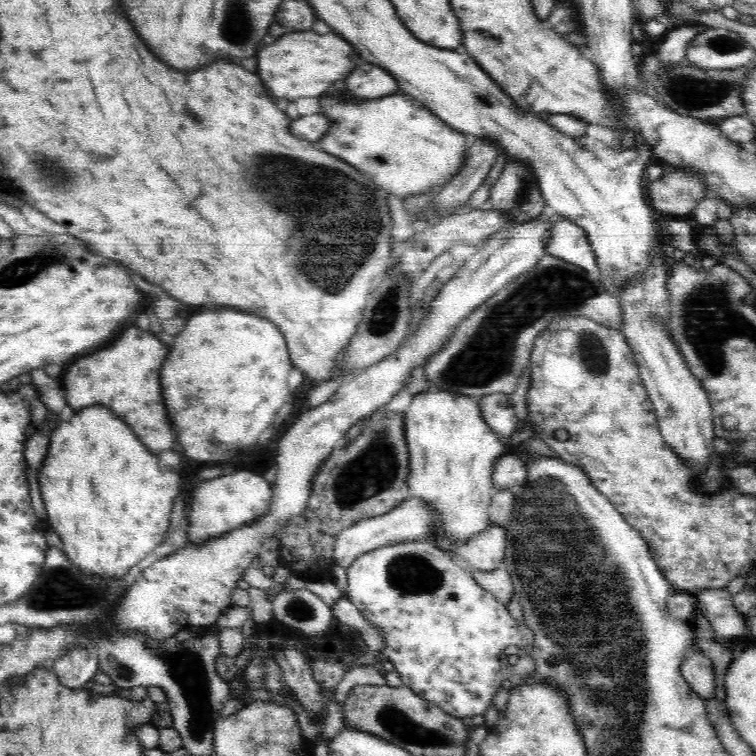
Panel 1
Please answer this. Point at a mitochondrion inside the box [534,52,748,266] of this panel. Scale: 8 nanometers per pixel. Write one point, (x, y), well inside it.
(698, 95)

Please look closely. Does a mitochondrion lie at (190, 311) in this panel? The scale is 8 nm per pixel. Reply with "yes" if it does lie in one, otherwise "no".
no

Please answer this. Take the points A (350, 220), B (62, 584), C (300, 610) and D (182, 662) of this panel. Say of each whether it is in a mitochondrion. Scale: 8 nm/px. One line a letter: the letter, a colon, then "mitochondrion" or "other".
A: mitochondrion
B: mitochondrion
C: mitochondrion
D: mitochondrion

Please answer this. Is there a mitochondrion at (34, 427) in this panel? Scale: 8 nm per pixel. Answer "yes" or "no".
no

